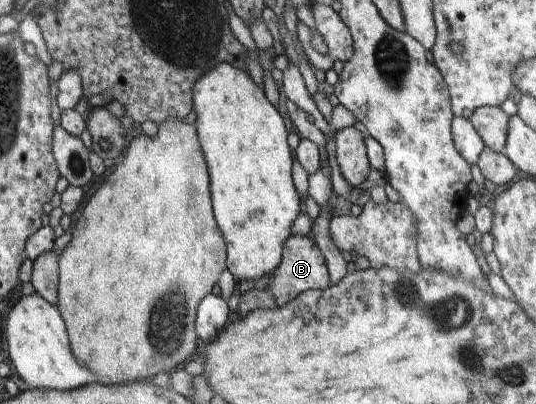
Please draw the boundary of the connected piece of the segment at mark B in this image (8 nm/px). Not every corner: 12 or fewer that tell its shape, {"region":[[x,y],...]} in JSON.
{"region":[[289,236],[268,276],[276,307],[330,286],[308,236]]}

